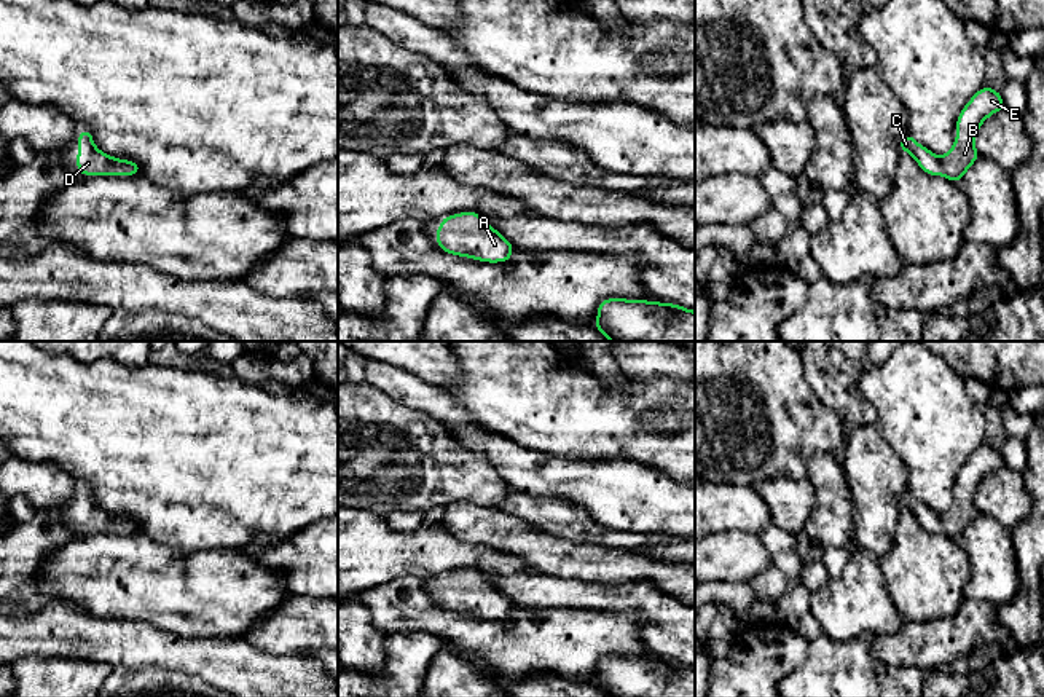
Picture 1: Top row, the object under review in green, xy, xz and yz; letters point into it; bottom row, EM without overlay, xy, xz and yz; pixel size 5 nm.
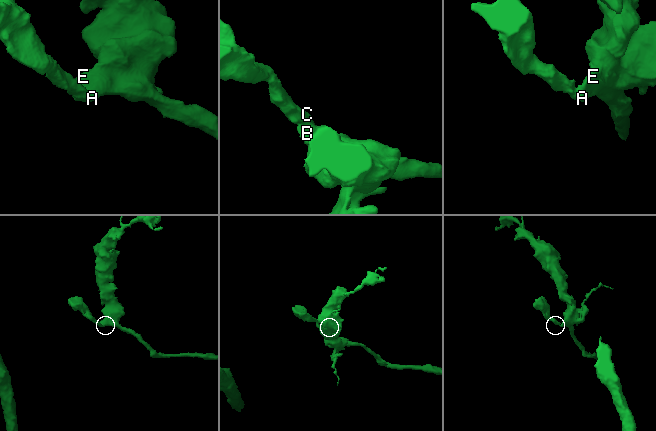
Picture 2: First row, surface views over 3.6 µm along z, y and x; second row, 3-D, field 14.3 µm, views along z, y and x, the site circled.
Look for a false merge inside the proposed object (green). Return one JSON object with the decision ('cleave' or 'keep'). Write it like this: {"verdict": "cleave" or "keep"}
{"verdict": "keep"}

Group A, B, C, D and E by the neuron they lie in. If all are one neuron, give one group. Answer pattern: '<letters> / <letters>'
A B C D E

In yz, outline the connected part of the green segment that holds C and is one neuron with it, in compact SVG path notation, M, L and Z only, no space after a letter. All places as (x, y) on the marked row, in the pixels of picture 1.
M985 85L961 110L956 120L956 140L948 153L939 158L910 134L902 136L899 148L910 153L926 174L944 175L960 183L961 177L979 158L974 140L980 124L1003 108L1004 100L999 91Z

